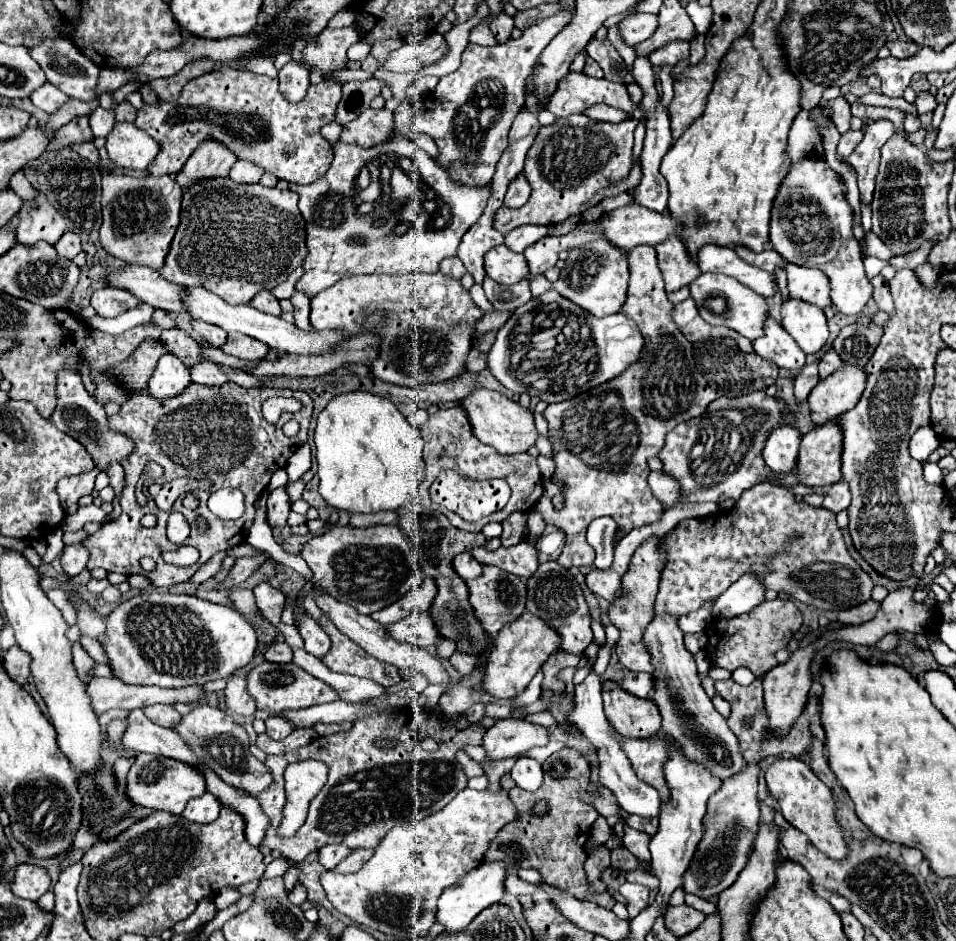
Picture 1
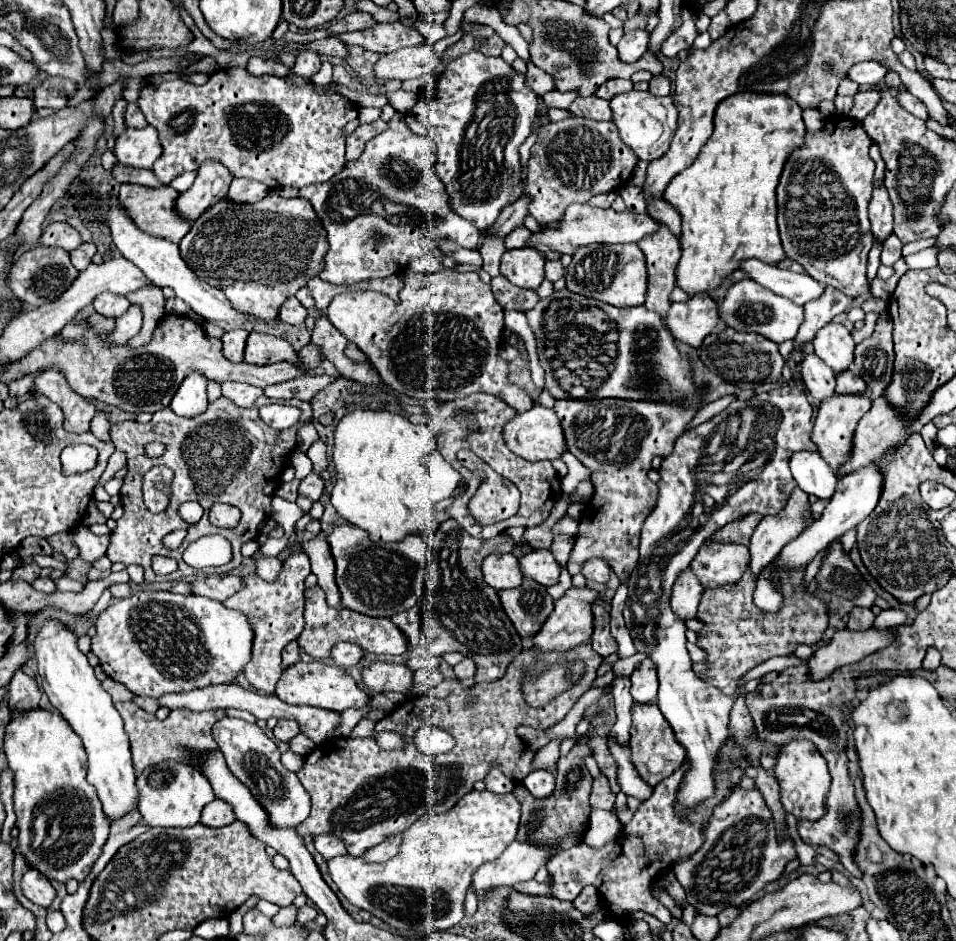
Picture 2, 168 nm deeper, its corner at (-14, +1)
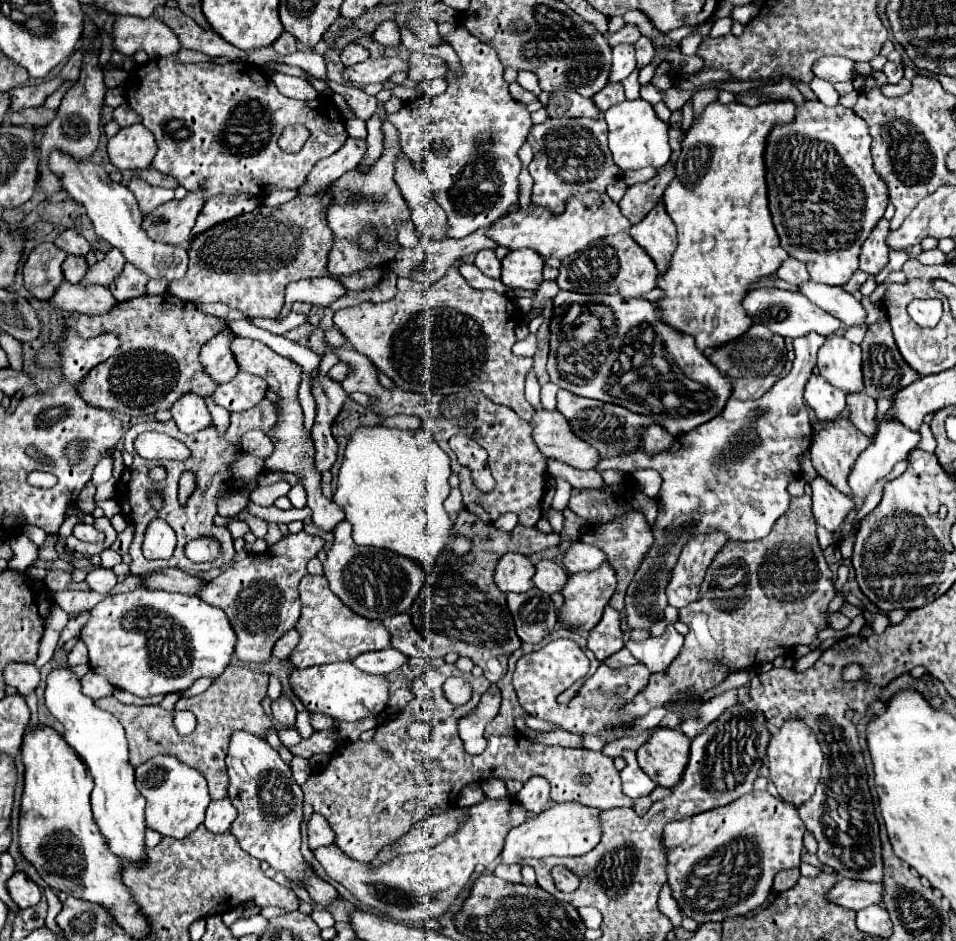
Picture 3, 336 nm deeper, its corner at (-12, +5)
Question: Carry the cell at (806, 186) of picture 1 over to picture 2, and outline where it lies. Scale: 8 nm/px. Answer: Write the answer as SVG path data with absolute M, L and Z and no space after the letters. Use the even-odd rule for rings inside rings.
M834 114L818 132L806 132L806 142L786 160L776 188L778 228L786 256L802 264L814 280L818 272L824 286L834 286L852 298L870 294L866 280L868 252L874 242L866 214L874 176L870 146L872 140L858 120Z

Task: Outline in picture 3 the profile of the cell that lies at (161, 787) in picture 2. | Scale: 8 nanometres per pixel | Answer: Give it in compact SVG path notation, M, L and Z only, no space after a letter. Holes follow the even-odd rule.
M154 756L136 768L136 786L146 798L146 826L162 836L186 838L202 822L210 804L206 778L174 756Z

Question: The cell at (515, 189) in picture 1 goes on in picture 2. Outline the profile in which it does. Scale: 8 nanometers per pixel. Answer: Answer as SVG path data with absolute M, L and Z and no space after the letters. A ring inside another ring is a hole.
M522 196L518 202L508 204L508 206L502 210L502 214L498 216L498 220L496 220L496 224L492 226L490 234L498 234L498 238L508 236L518 224L522 224L524 216L528 214L528 202L530 202L528 196Z

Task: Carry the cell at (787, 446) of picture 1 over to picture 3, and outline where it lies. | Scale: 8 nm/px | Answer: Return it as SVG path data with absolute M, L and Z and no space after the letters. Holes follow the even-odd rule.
M816 476L808 484L812 488L812 512L816 516L816 522L830 532L842 530L844 536L848 536L854 530L852 524L844 524L846 514L852 510L852 502L848 502L848 496L834 488L822 476Z

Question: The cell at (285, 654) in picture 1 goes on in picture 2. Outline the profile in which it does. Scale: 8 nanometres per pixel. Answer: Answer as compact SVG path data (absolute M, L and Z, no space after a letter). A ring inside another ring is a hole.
M290 642L290 646L286 646L286 648L284 648L284 652L282 652L284 668L286 668L286 666L296 664L298 660L300 660L300 646L298 646L298 642Z

